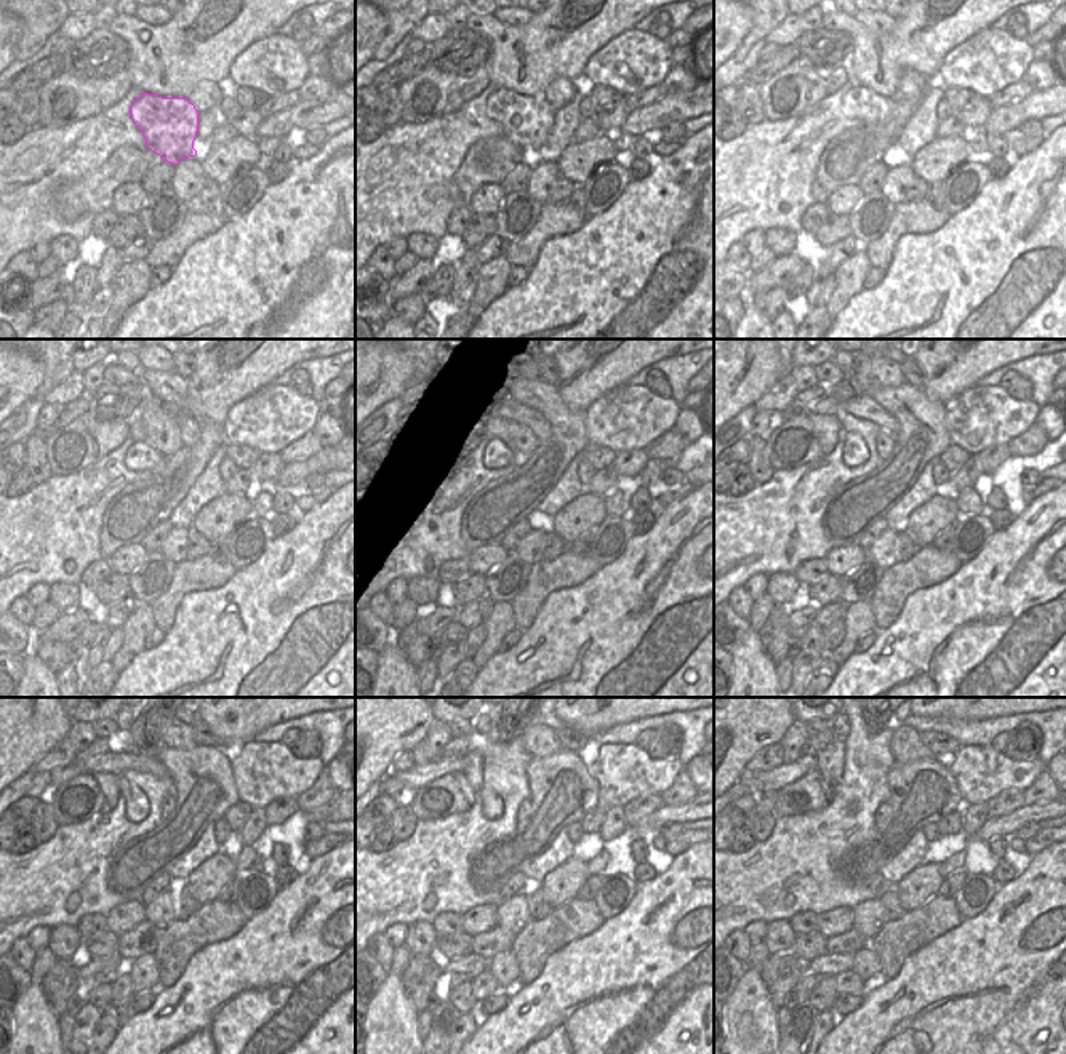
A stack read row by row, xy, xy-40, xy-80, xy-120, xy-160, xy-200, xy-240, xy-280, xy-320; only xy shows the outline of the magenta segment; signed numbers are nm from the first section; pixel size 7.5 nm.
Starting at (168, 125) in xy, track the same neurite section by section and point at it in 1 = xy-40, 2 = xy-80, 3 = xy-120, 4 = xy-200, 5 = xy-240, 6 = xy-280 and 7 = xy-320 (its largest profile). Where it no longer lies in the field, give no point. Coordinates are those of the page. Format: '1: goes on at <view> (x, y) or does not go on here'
1: goes on at xy-40 (527, 122)
2: goes on at xy-80 (861, 103)
3: goes on at xy-120 (140, 456)
4: goes on at xy-200 (855, 451)
5: goes on at xy-240 (136, 802)
6: goes on at xy-280 (492, 805)
7: goes on at xy-320 (829, 762)

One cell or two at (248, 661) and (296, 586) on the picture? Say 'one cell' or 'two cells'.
one cell

